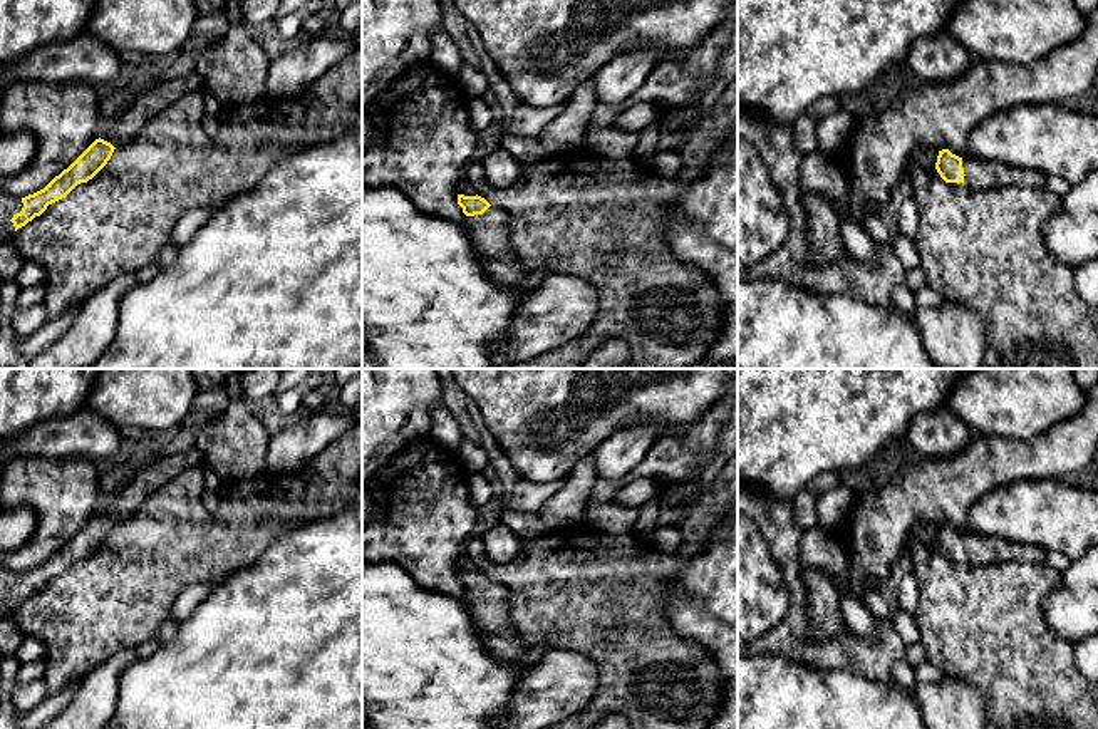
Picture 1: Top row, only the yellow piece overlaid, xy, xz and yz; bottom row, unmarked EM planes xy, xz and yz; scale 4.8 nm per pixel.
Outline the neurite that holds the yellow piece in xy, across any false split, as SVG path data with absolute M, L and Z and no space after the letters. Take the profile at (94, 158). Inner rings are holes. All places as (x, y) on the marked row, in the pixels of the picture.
M199 74L158 82L137 96L119 119L104 124L101 137L44 189L25 198L0 193L0 245L7 243L18 228L40 216L49 204L65 198L77 184L92 179L107 164L114 149L136 139L154 116L184 94L206 89L206 79Z

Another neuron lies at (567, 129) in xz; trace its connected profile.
M585 80L567 101L565 111L536 136L545 151L557 154L583 147L583 136L592 126L597 104L593 80Z

